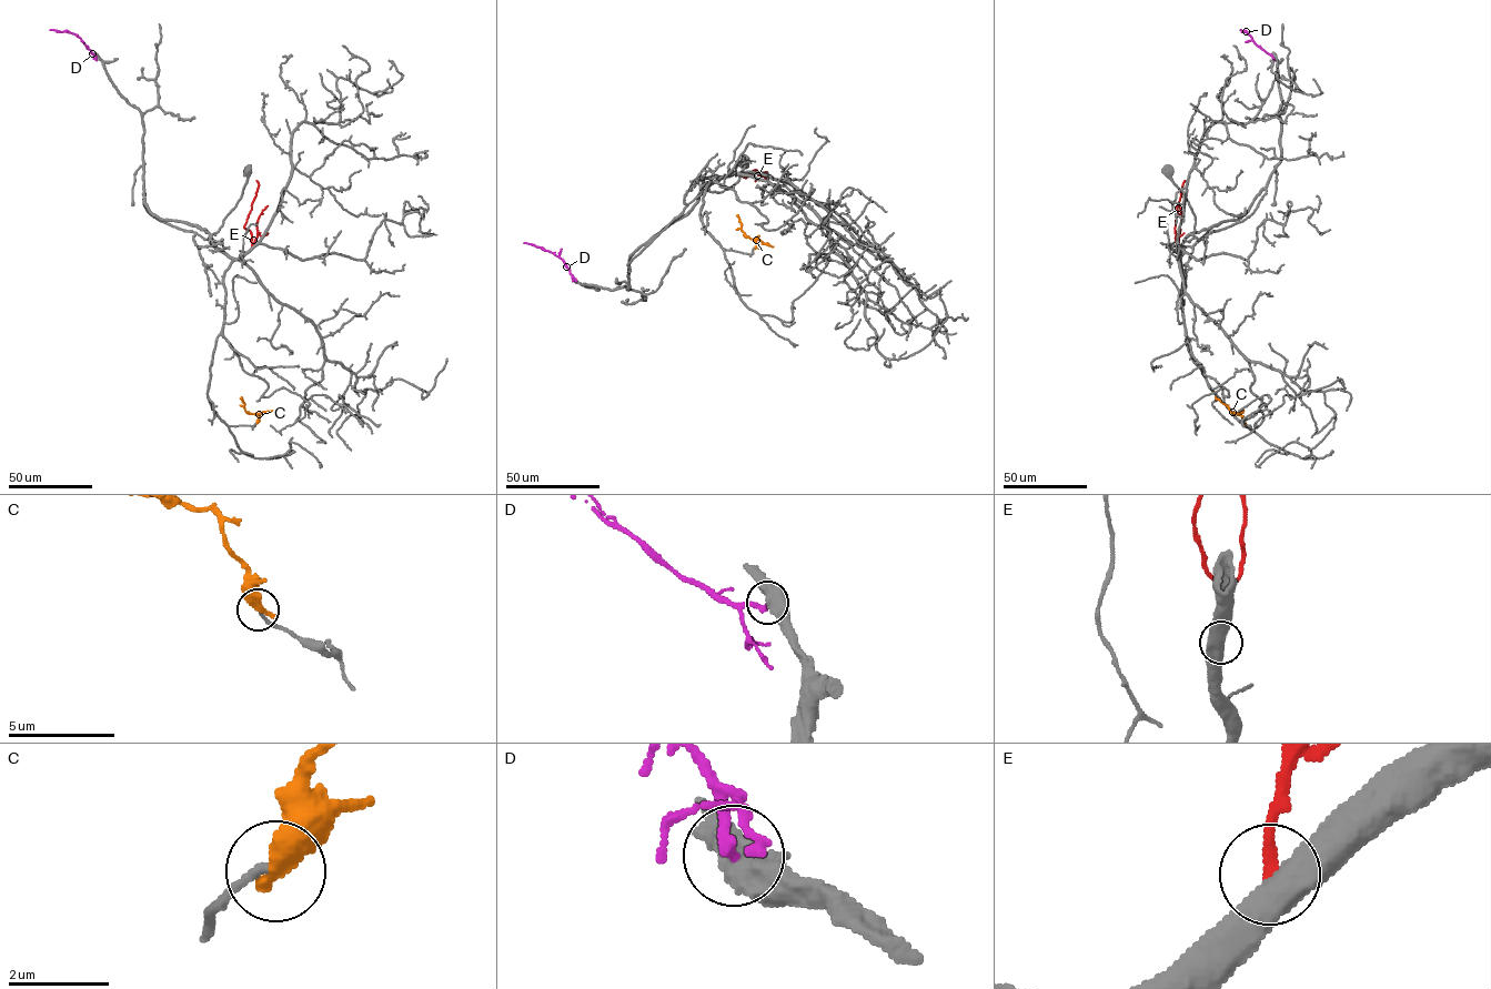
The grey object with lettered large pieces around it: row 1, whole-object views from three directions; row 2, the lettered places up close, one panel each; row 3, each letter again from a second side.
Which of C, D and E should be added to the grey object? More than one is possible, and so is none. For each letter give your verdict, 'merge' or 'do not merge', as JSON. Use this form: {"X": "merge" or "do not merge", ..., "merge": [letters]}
{"C": "do not merge", "D": "do not merge", "E": "do not merge", "merge": []}

